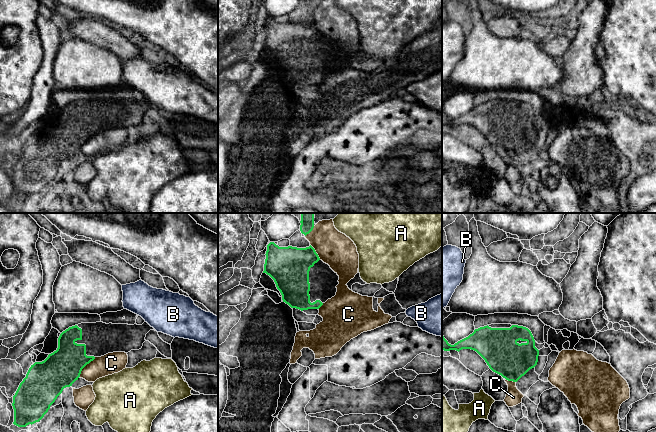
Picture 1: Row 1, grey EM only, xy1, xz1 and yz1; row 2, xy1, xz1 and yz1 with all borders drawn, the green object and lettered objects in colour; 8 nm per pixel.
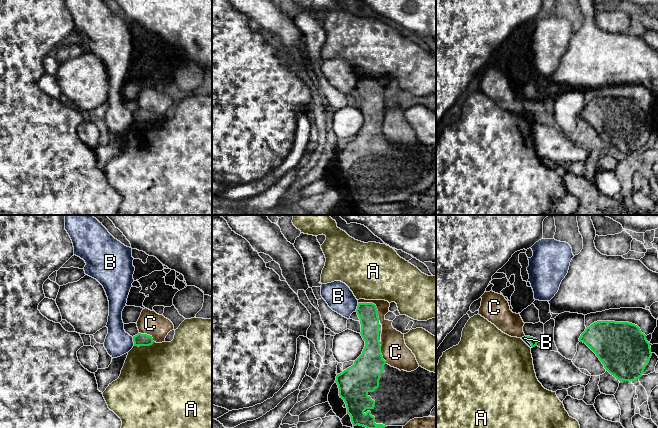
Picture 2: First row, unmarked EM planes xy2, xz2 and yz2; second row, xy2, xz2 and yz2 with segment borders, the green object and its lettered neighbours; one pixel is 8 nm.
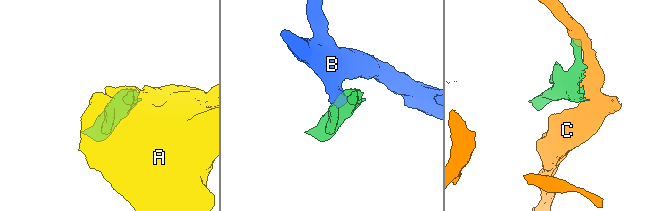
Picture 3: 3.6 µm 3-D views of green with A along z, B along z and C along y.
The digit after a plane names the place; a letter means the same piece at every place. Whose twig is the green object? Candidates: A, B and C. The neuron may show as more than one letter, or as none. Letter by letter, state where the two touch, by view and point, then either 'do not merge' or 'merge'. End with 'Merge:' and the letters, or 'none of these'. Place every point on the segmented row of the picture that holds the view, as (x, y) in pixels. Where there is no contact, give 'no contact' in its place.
A: contact xy2 (144, 345); do not merge
B: contact xy2 (133, 341); do not merge
C: contact xz2 (374, 304); do not merge
Merge: none of these

